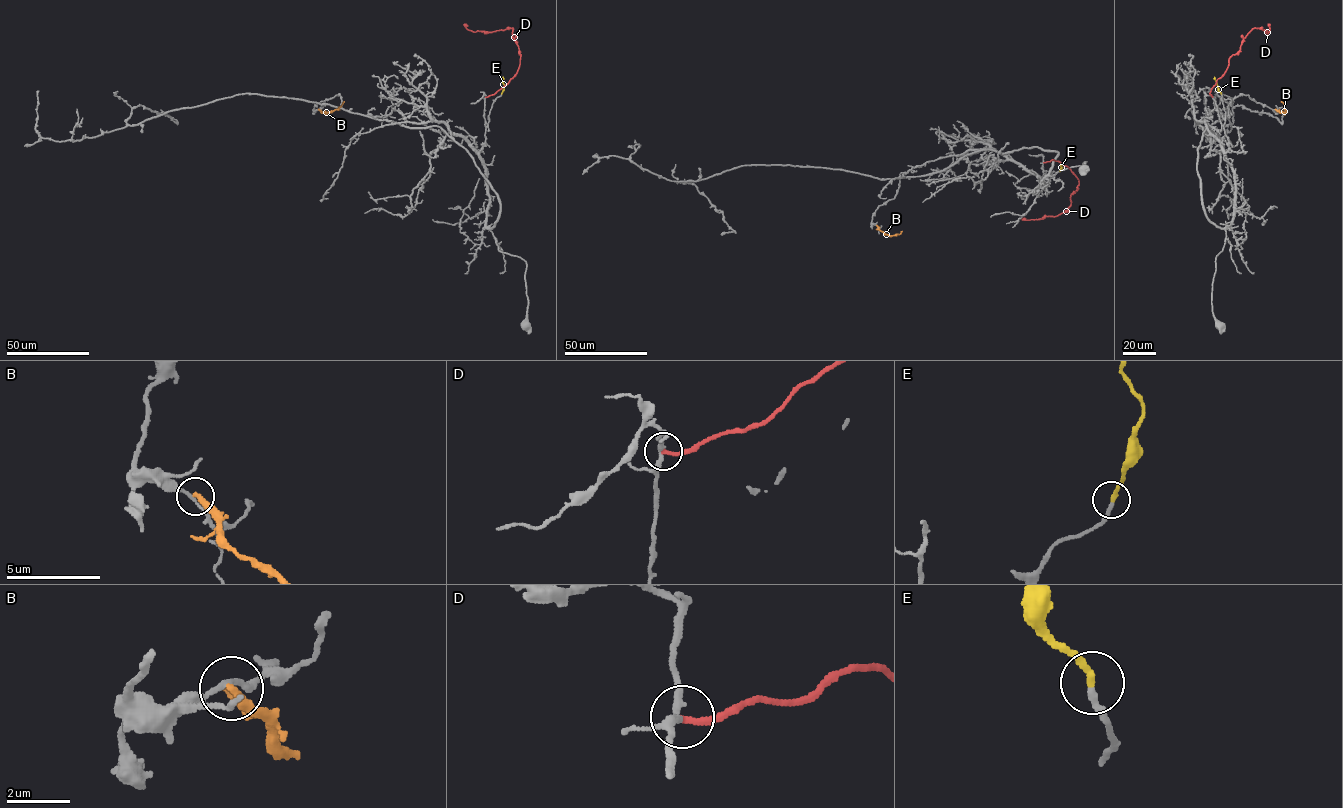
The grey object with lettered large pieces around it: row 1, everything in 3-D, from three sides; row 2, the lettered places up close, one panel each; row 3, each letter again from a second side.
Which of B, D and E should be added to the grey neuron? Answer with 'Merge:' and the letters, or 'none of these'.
Merge: E

